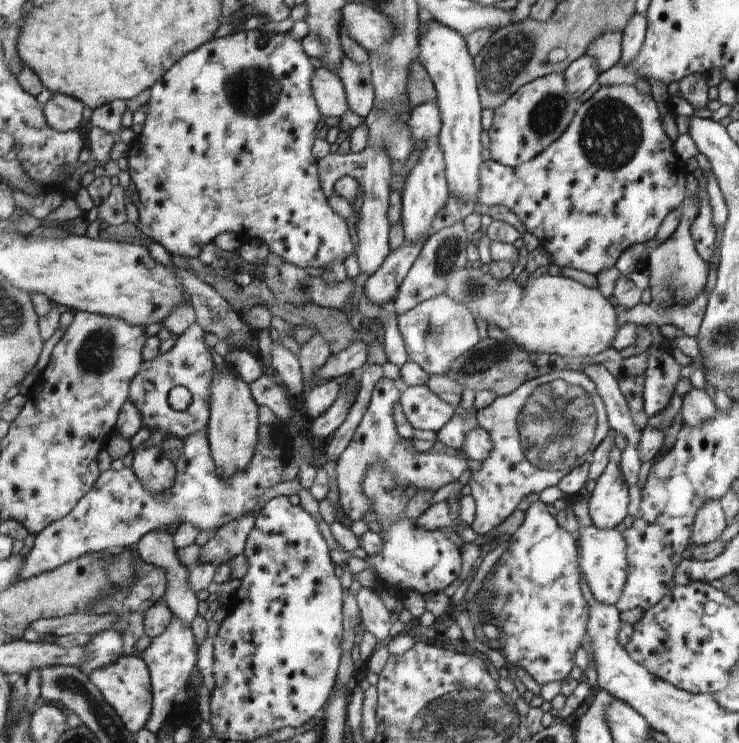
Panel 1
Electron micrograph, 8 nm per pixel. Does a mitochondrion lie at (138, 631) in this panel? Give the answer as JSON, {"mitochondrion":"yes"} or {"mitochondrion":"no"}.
{"mitochondrion":"no"}

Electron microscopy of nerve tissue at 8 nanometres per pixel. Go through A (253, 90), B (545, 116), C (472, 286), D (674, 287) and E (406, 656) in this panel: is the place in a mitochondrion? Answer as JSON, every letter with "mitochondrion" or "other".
{"A":"mitochondrion","B":"mitochondrion","C":"mitochondrion","D":"mitochondrion","E":"other"}

